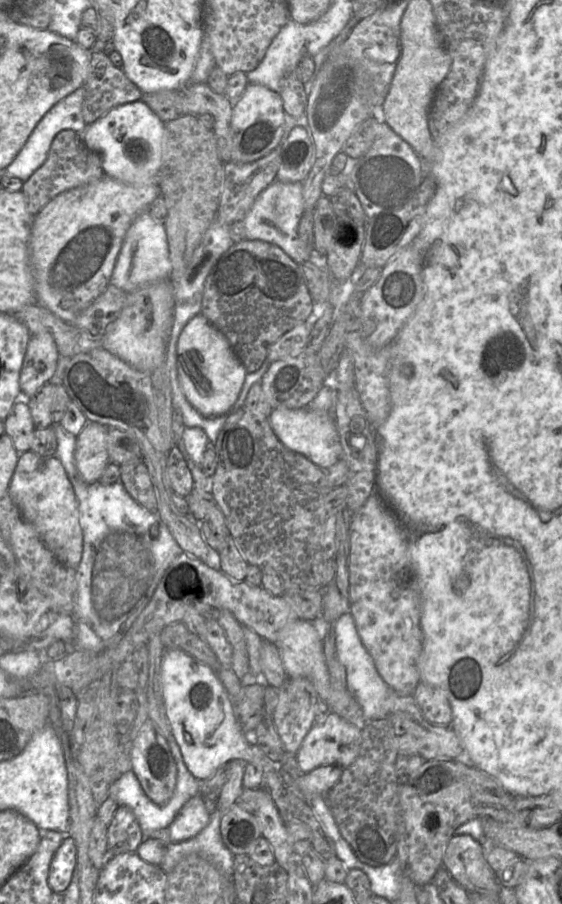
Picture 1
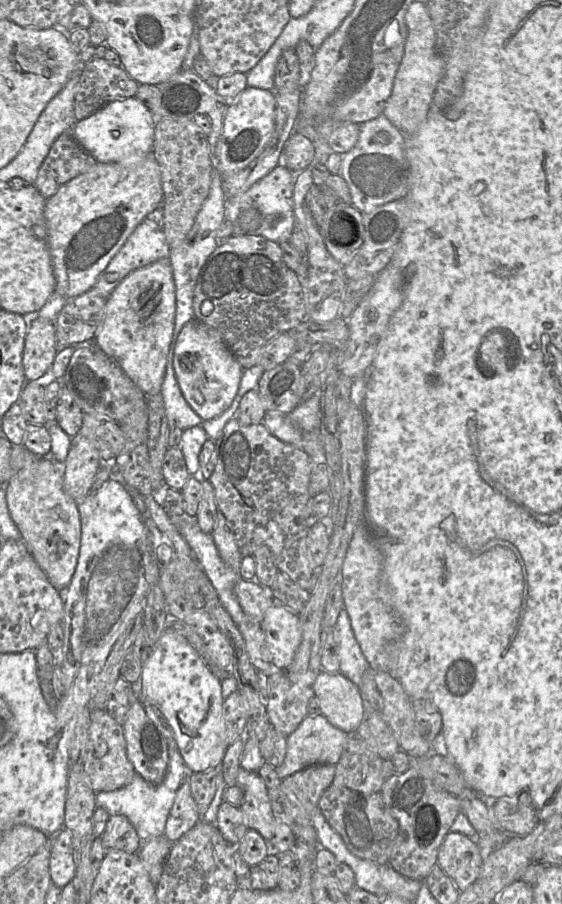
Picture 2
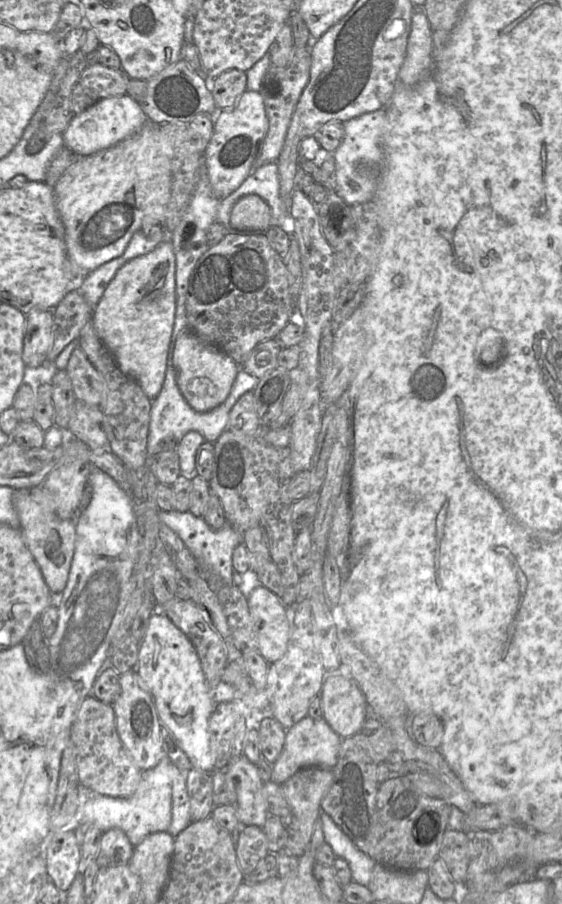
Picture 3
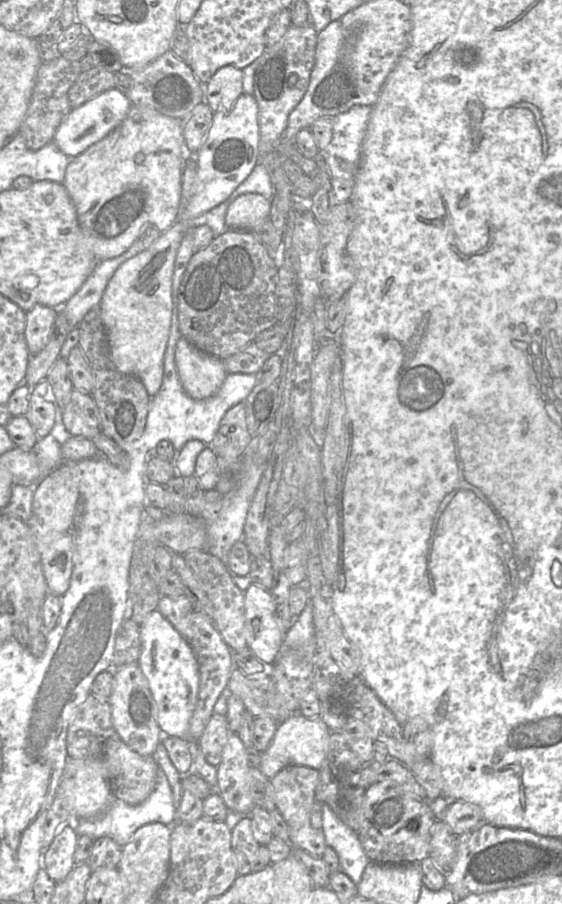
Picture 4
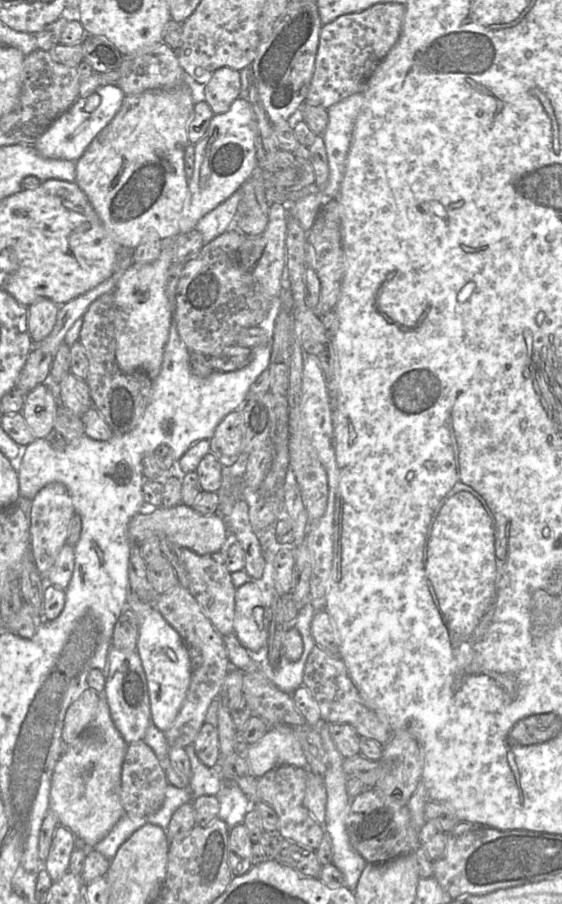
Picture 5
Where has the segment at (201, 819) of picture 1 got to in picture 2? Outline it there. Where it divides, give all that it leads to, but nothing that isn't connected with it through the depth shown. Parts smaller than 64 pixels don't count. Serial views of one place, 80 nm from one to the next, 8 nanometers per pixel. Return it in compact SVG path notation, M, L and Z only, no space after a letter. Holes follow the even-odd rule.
M185 778L176 796L166 821L164 836L174 843L194 827L202 816L191 795L188 778Z

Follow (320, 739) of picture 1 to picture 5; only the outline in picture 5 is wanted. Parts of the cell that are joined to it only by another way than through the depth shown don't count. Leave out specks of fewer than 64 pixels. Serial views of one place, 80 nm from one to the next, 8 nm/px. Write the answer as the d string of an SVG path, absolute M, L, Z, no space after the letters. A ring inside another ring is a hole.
M289 725L271 726L259 741L248 746L246 760L256 777L285 764L307 767L302 746Z

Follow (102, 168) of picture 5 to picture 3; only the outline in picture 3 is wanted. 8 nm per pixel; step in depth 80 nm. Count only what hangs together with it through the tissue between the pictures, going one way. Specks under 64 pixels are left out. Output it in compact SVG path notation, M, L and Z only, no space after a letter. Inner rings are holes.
M147 123L137 133L120 141L105 150L97 153L78 156L78 159L69 166L62 177L54 187L55 205L59 216L65 227L65 242L67 247L67 255L72 264L72 281L70 282L70 290L78 290L86 275L95 270L100 265L122 255L127 248L133 234L141 229L142 221L146 216L152 216L162 221L164 226L164 218L168 203L171 197L171 158L173 150L168 136L161 130L161 124Z

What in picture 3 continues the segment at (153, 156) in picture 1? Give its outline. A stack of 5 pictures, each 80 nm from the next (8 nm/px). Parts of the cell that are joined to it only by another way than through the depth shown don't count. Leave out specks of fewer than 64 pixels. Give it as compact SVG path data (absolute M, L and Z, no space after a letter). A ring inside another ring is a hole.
M128 94L99 100L80 114L74 115L62 133L65 147L78 156L86 156L105 150L137 133L149 123L140 104Z

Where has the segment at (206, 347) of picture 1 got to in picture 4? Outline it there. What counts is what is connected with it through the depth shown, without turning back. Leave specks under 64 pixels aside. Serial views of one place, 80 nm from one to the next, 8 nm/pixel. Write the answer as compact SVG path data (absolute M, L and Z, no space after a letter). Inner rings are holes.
M184 337L176 344L175 364L184 391L194 400L216 394L228 374L222 359L201 351Z

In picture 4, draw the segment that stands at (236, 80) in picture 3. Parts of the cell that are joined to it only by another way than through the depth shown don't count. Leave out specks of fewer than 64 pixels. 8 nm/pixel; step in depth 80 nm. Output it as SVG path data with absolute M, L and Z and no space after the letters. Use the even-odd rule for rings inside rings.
M226 65L217 70L204 85L204 102L213 112L229 111L243 94L243 71Z

